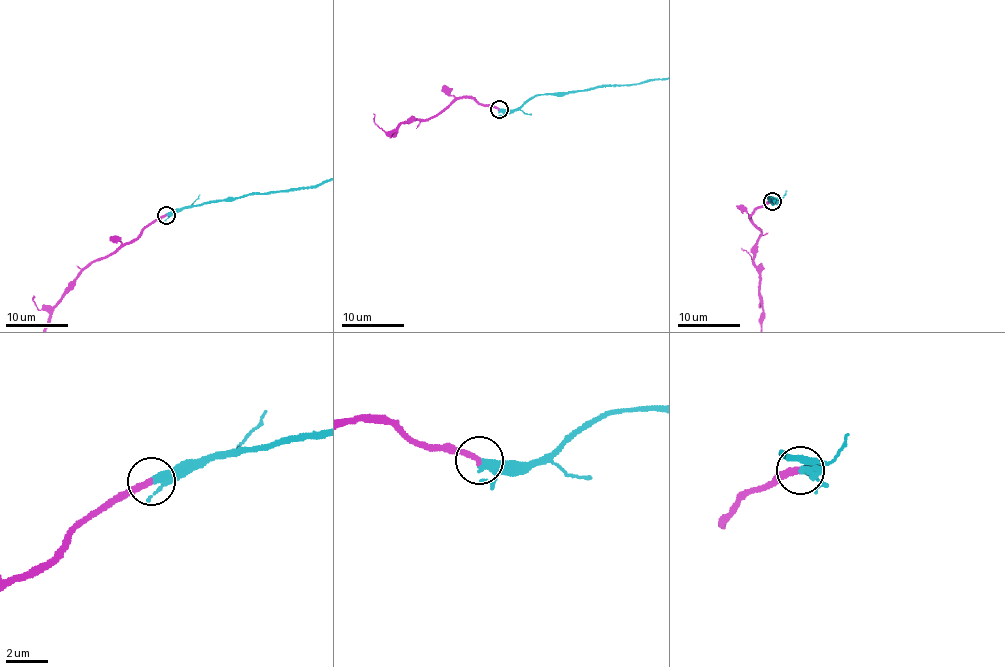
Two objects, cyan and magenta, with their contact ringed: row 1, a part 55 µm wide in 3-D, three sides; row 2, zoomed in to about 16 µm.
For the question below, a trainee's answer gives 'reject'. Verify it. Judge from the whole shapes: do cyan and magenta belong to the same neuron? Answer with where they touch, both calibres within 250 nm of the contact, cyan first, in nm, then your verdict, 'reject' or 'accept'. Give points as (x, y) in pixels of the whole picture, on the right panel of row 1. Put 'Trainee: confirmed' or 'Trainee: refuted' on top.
Trainee: refuted
at (772, 201); 320 nm thick on the cyan side, 280 nm on the other; accept

